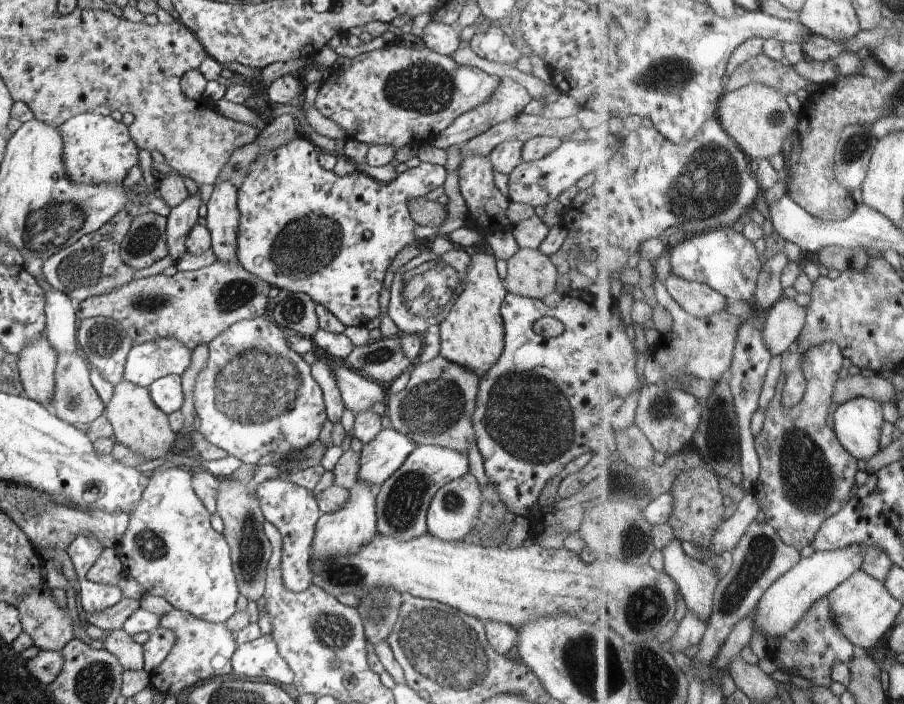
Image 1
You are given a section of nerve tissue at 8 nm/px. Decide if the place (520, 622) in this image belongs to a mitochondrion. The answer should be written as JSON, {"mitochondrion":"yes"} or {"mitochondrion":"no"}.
{"mitochondrion":"no"}

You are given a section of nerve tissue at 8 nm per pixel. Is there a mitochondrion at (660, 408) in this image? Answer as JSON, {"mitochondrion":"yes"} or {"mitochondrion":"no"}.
{"mitochondrion":"yes"}

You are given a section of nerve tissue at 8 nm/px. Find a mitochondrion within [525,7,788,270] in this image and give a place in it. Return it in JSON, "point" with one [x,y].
{"point":[709,184]}

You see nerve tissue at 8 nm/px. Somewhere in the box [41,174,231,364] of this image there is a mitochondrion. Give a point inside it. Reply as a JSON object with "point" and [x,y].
{"point":[79,267]}

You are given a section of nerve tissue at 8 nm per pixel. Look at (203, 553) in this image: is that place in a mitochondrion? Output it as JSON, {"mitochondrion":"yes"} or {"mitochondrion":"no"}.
{"mitochondrion":"no"}

